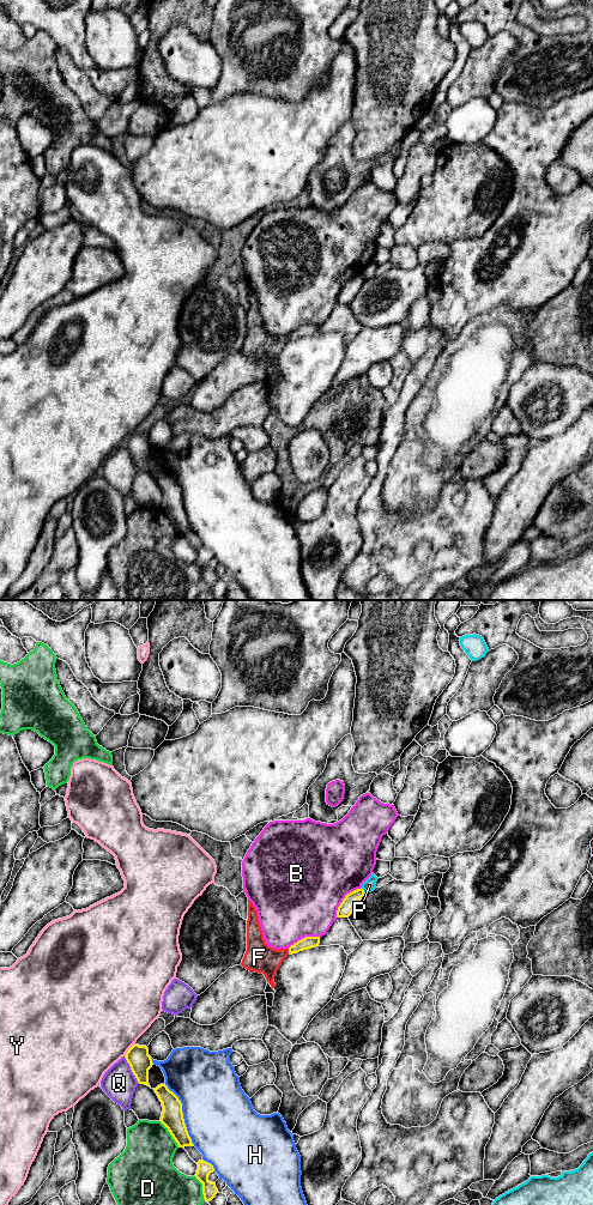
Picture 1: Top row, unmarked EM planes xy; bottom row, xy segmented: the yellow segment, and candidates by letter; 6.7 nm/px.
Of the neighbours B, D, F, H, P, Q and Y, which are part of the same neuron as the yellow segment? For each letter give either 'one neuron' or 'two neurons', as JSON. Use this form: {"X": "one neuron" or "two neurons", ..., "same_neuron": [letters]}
{"B": "two neurons", "D": "two neurons", "F": "two neurons", "H": "two neurons", "P": "two neurons", "Q": "two neurons", "Y": "two neurons", "same_neuron": []}

